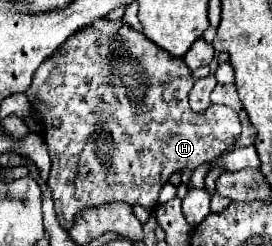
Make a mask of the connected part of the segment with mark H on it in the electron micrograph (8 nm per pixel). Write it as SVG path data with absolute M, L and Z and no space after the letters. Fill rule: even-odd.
M106 17L96 19L94 23L90 23L90 27L82 27L82 31L76 31L74 35L70 35L70 39L66 39L66 43L62 43L62 47L58 51L54 51L54 55L50 59L46 59L46 63L42 63L42 67L38 67L38 71L34 73L32 85L26 91L26 97L28 97L34 113L42 121L42 139L46 143L50 159L52 159L52 169L50 169L50 175L48 175L48 187L52 189L52 199L54 199L54 205L56 205L56 217L58 217L58 221L64 229L72 227L74 215L80 209L94 207L94 205L104 205L104 203L110 203L110 201L124 201L128 205L142 205L146 211L152 211L158 205L158 193L160 193L162 185L170 179L172 173L182 171L182 169L194 171L198 165L214 161L222 153L232 151L236 147L236 139L240 135L238 113L234 113L234 109L230 109L226 105L210 105L206 111L202 111L202 115L198 115L196 111L190 111L188 93L190 93L192 85L194 85L192 73L186 67L182 57L174 57L168 51L160 49L144 33L134 31L130 25L122 23L120 19L112 21L112 19L106 19Z

